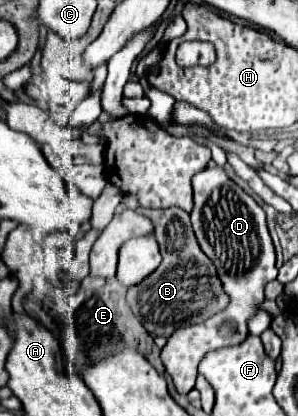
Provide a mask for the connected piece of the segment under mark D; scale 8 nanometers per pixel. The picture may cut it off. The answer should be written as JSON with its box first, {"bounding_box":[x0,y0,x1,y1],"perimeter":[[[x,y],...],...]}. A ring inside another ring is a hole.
{"bounding_box":[162,166,278,394],"perimeter":[[[212,166],[198,172],[192,178],[192,190],[192,228],[200,248],[214,262],[226,294],[230,294],[230,306],[222,314],[216,314],[198,326],[176,330],[162,348],[162,364],[172,376],[172,382],[180,394],[188,394],[194,388],[198,364],[208,352],[236,346],[248,336],[246,320],[258,312],[256,306],[264,300],[264,286],[278,276],[266,212],[250,194],[246,194],[236,182],[228,178],[224,166]]]}

